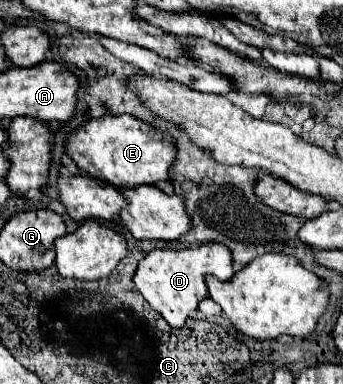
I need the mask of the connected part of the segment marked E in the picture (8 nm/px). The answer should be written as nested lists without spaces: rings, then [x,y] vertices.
[[[106,115],[102,119],[86,121],[66,145],[66,153],[88,175],[102,179],[116,189],[130,189],[138,185],[154,185],[170,179],[176,163],[176,141],[162,129],[134,117],[134,115]]]

